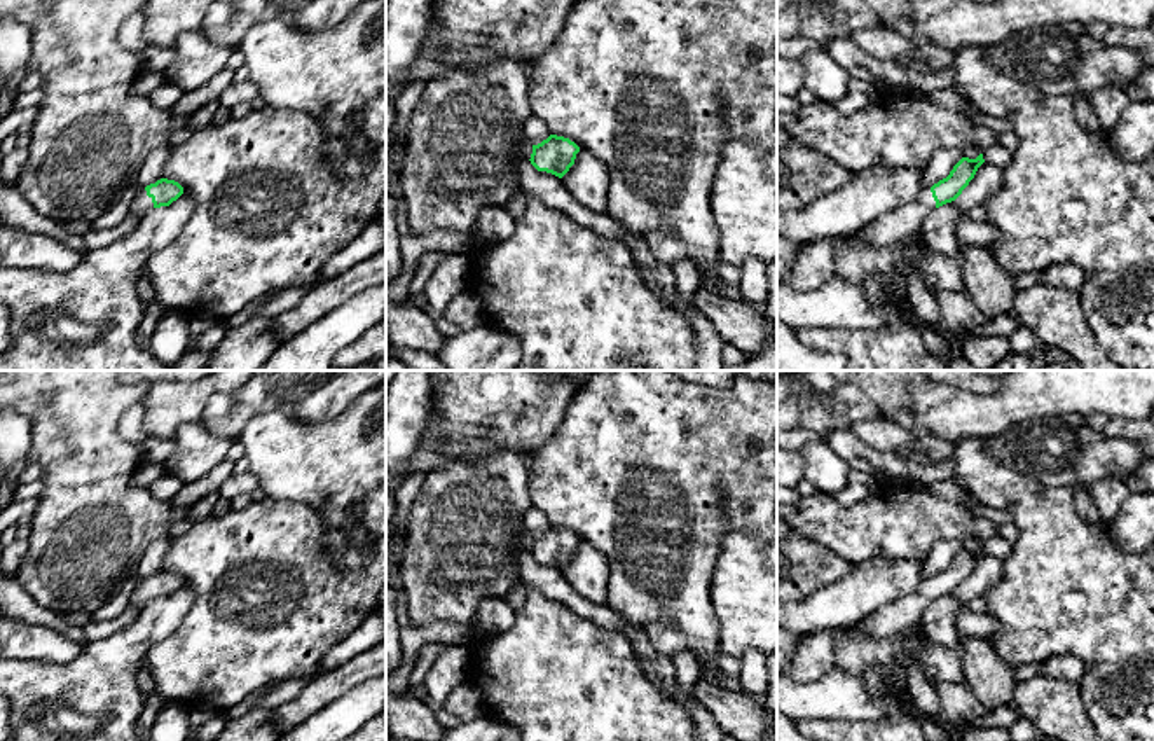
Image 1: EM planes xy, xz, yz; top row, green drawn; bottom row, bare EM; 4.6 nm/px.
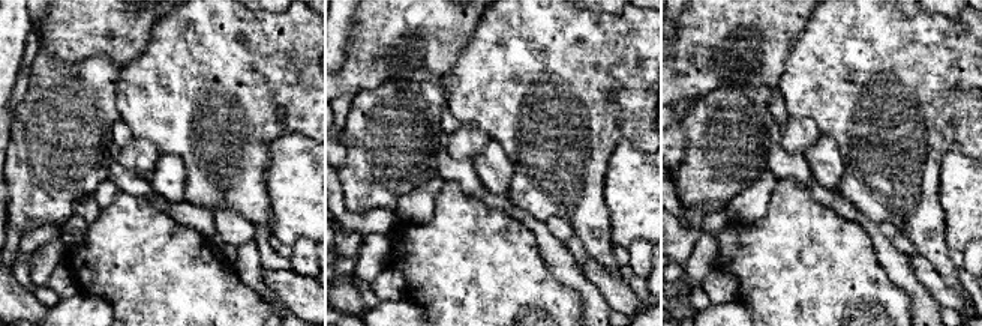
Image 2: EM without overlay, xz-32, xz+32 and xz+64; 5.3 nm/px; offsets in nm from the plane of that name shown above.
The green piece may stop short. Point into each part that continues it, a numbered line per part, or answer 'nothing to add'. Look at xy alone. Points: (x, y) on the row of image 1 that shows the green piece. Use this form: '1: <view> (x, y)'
1: xy (142, 203)

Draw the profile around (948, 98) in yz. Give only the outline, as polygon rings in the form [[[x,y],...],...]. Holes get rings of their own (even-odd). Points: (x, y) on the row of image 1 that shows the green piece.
[[[955,87],[939,89],[924,96],[927,96],[936,105],[955,110],[962,115],[978,112],[960,93],[955,91]]]

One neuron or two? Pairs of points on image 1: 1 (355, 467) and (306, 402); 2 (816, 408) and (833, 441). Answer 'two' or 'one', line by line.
1: two
2: two

